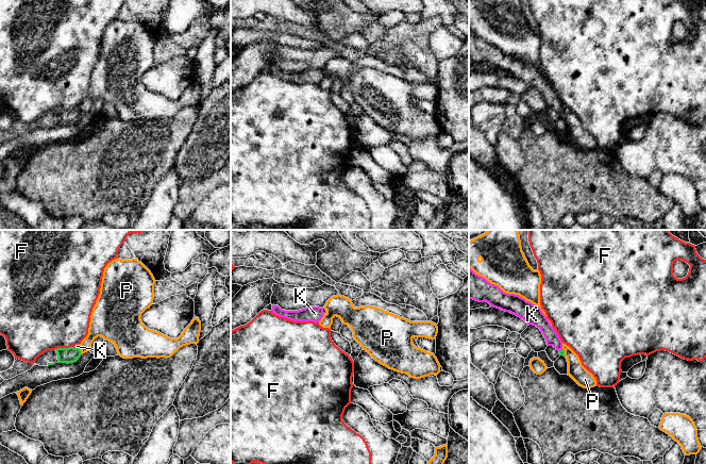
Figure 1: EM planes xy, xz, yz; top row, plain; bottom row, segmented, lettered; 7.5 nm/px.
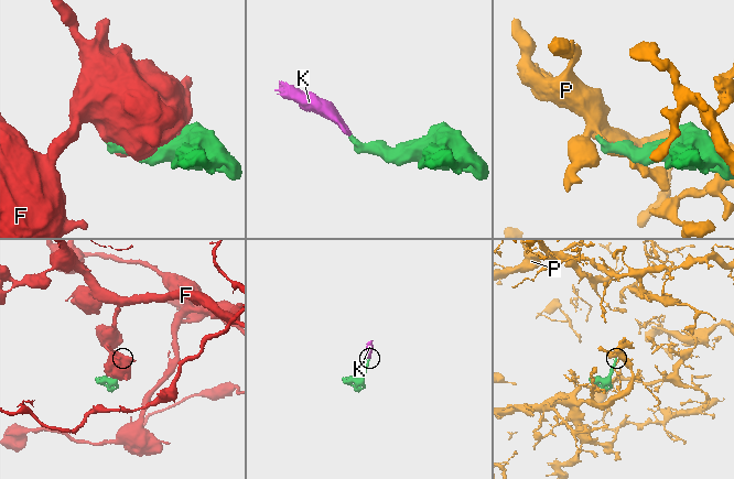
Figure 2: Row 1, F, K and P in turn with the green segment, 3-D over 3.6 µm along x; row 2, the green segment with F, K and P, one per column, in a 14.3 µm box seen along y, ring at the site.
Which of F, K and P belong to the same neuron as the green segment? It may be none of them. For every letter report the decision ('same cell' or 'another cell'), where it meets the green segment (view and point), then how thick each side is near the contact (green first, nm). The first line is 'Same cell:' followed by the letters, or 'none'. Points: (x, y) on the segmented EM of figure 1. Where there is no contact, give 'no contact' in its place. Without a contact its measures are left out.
Same cell: K
F: another cell; meets green in xy at (64, 348); 120 nm thick on the green side, 480 nm on the other
K: same cell; meets green in xy at (76, 348); 120 nm thick on the green side, 20 nm on the other
P: another cell; meets green in xy at (80, 351); 120 nm thick on the green side, 160 nm on the other

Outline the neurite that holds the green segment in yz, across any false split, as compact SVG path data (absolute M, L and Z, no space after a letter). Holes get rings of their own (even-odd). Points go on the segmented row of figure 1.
M470 267L469 299L478 302L486 301L493 308L522 318L528 326L536 326L542 332L547 345L553 346L560 355L565 357L561 339L539 306L519 295L504 293L498 285L491 284L485 278L476 275Z

